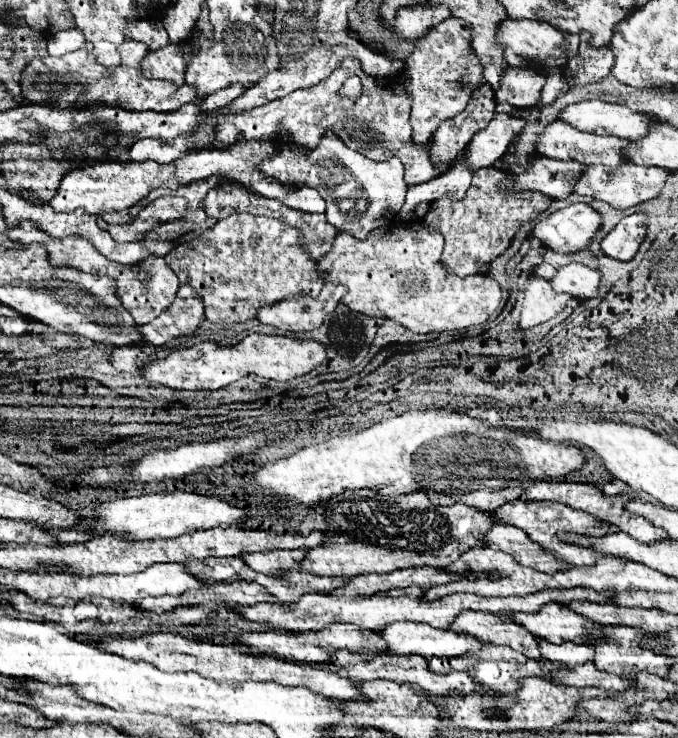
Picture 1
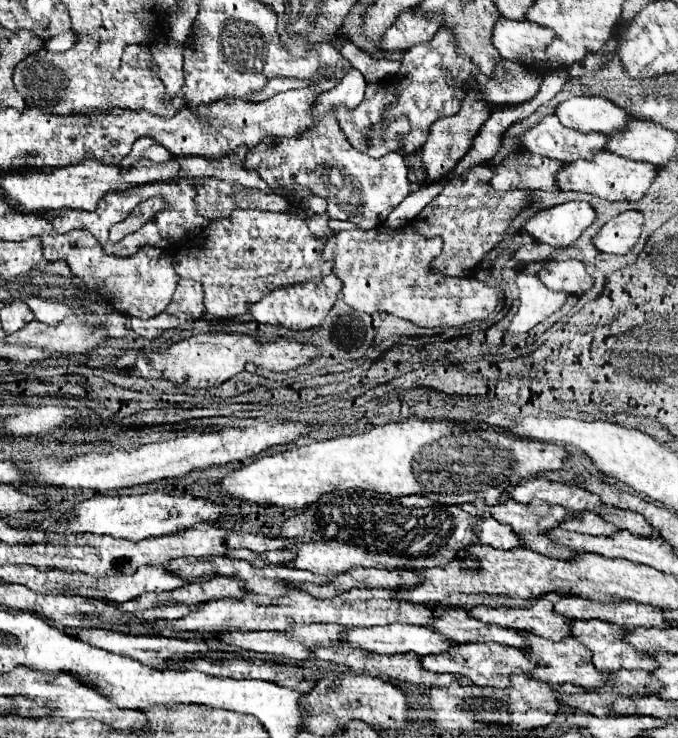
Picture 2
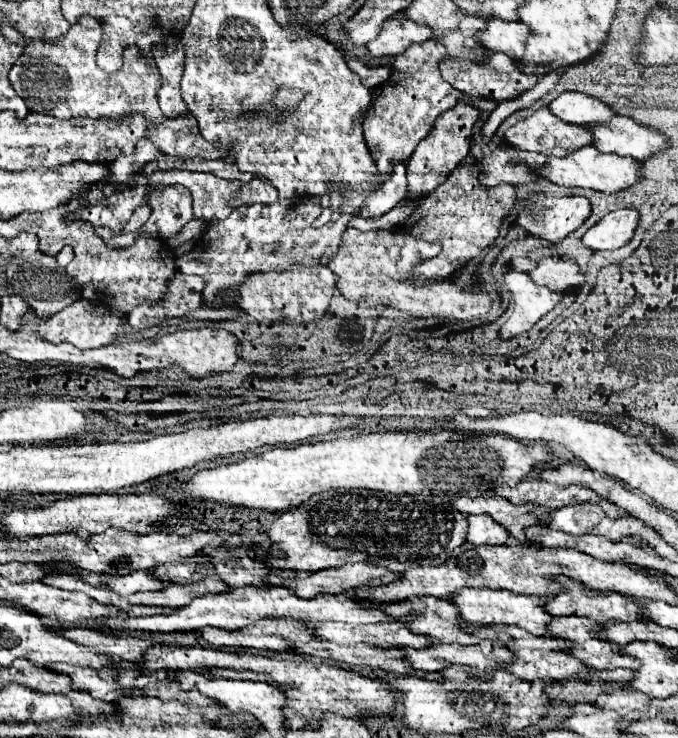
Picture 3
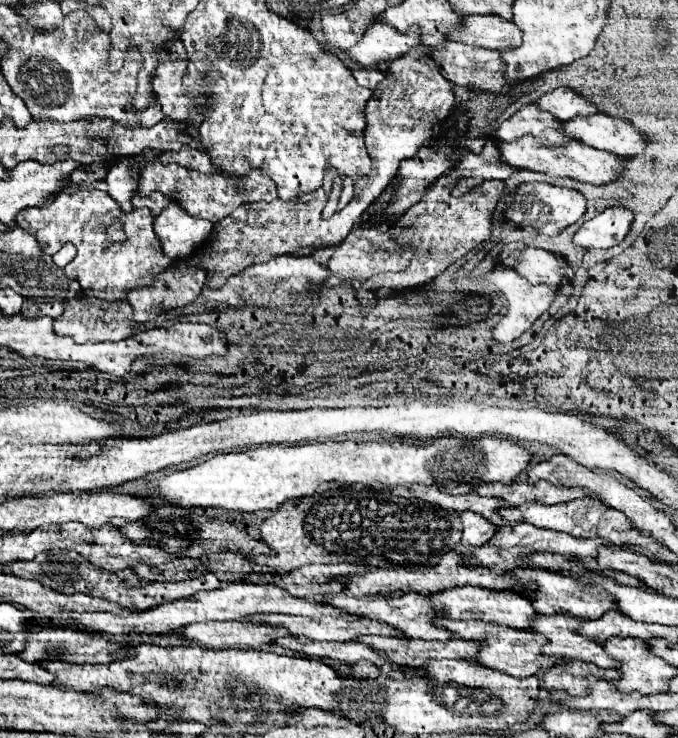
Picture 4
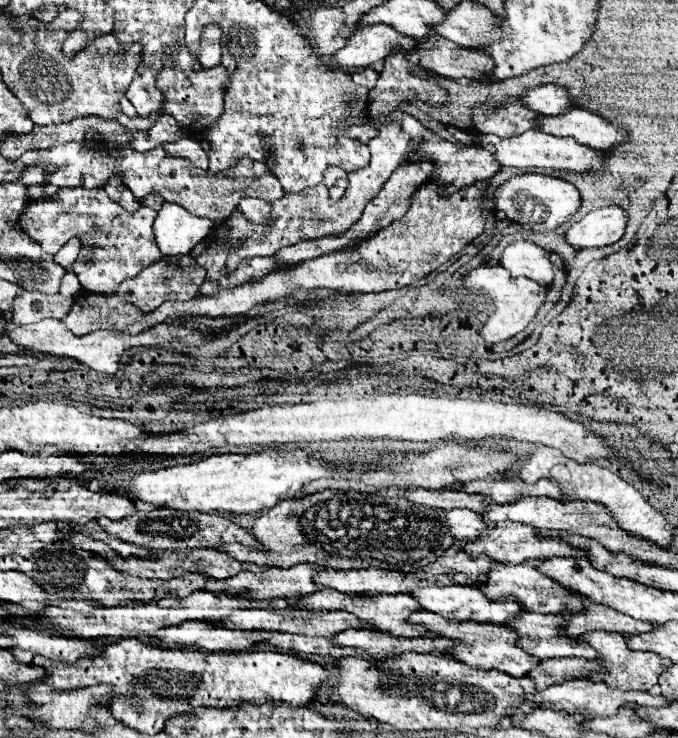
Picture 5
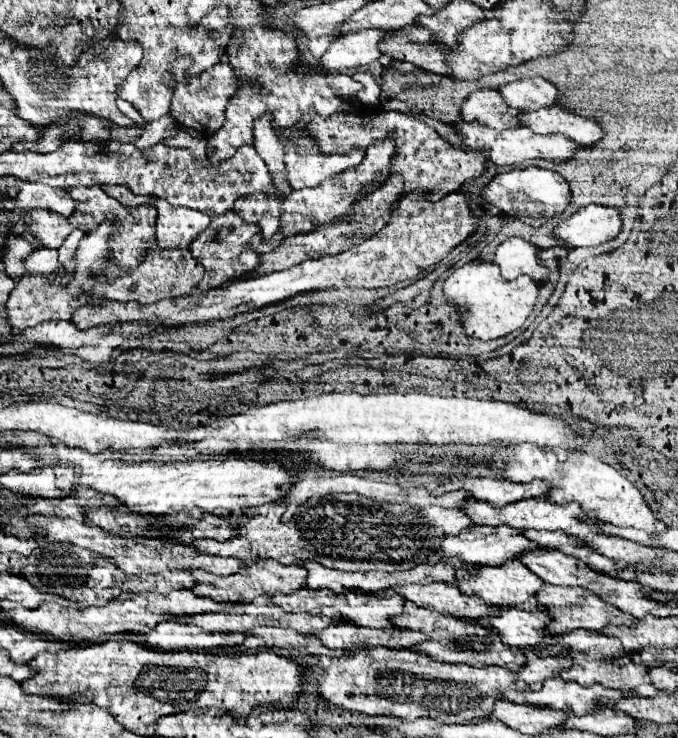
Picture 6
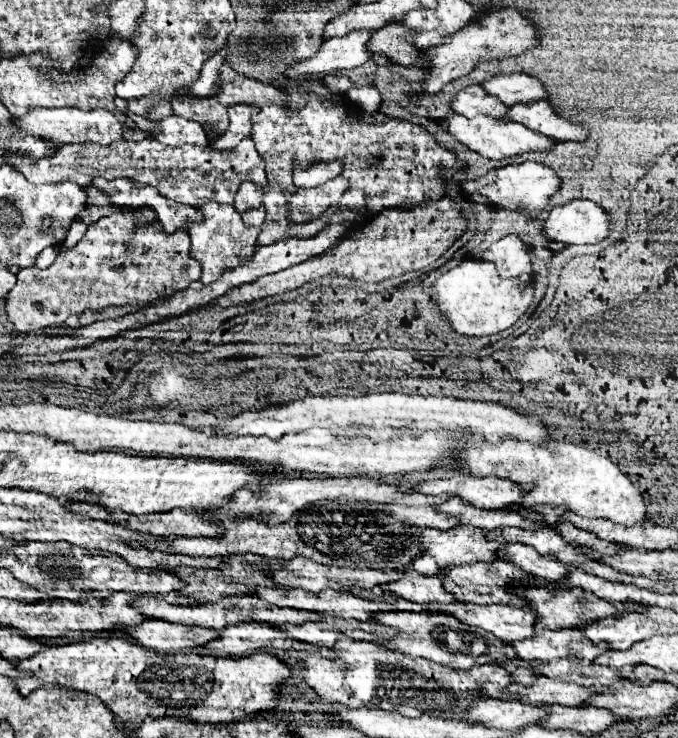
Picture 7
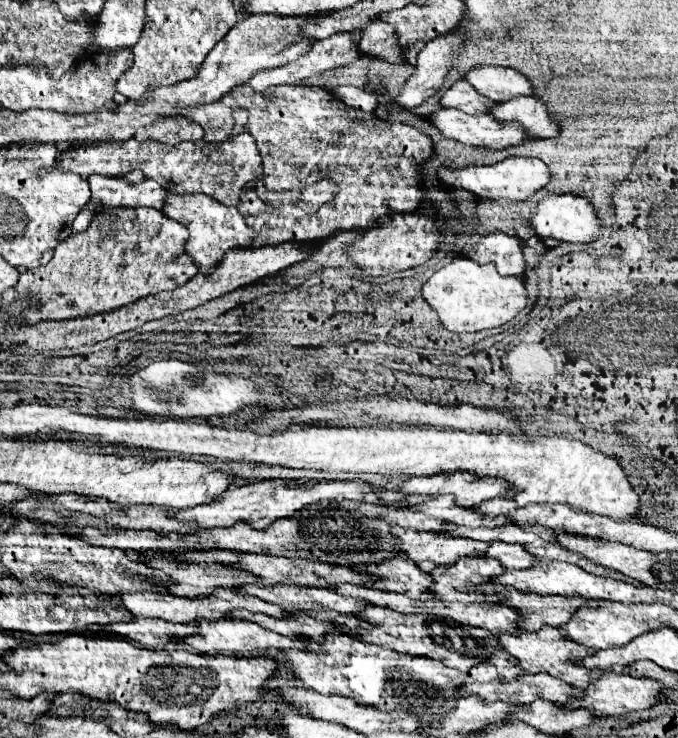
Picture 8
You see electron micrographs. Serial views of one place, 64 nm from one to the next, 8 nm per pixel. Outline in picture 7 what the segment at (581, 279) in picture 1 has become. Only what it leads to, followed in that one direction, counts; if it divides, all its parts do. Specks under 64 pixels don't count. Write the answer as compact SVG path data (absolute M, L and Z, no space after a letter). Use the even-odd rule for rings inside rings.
M504 236L496 240L486 252L482 252L482 260L494 262L502 278L532 274L528 246L518 236Z

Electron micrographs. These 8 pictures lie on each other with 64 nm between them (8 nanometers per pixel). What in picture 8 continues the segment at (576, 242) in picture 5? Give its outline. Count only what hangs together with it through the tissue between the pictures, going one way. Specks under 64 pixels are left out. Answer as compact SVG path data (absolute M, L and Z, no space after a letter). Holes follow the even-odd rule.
M546 194L532 210L530 226L540 238L552 236L556 240L568 240L568 242L590 242L600 236L600 222L596 218L592 204L574 194Z

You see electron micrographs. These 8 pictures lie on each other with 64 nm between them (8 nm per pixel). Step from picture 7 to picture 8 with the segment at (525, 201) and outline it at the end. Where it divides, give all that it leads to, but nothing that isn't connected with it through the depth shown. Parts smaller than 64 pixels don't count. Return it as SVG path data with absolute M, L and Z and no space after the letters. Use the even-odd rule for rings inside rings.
M510 156L502 162L496 164L466 164L464 168L448 168L440 166L438 168L438 178L440 182L456 188L464 188L468 192L474 192L482 198L508 198L508 200L526 200L530 194L536 190L544 188L548 184L550 172L544 162L538 158L526 158L526 156Z

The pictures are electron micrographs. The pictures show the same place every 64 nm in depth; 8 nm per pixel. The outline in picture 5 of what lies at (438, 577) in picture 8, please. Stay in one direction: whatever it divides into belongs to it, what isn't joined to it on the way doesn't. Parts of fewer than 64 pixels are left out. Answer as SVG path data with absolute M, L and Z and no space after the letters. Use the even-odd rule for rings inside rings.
M522 562L522 564L514 564L514 566L498 566L490 572L486 582L474 584L474 588L484 592L484 596L490 600L516 598L520 602L520 606L528 612L544 612L544 614L556 612L556 614L560 614L560 612L564 612L564 608L576 608L576 596L570 594L560 584L556 584L554 580L550 580L548 576L536 572L532 562Z

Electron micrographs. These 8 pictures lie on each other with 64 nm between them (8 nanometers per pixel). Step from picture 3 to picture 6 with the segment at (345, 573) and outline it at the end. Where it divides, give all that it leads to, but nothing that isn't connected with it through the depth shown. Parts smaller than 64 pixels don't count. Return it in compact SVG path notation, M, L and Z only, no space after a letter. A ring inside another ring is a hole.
M258 558L252 564L246 564L236 574L230 574L230 576L218 576L218 574L210 574L210 572L204 572L201 569L191 570L190 572L196 581L191 591L198 596L212 598L216 602L240 602L240 600L250 602L256 596L274 594L274 592L292 594L298 588L304 588L304 580L306 580L306 572L302 566L298 566L298 564L284 566L272 558Z

